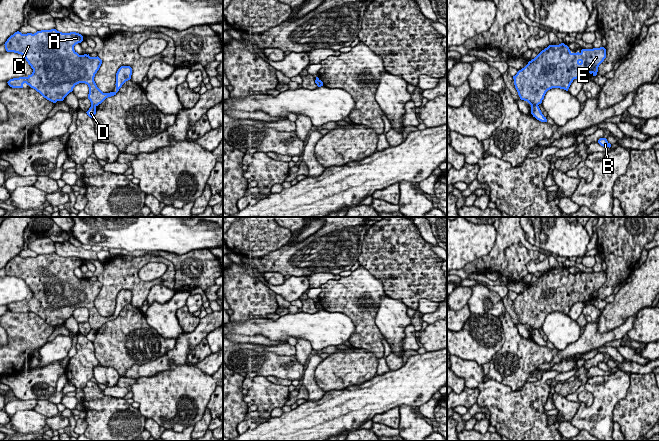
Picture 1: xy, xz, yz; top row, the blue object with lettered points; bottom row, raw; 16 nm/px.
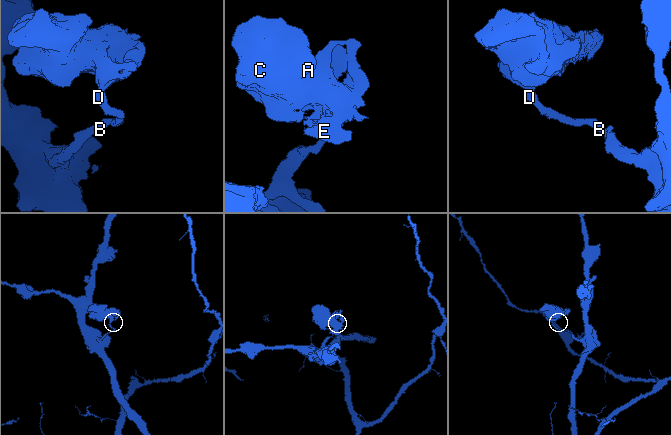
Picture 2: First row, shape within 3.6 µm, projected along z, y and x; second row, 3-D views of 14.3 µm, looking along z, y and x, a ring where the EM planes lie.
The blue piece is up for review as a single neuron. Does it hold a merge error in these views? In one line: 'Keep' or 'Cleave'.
Cleave

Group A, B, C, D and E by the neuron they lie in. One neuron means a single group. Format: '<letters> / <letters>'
A C E / B D

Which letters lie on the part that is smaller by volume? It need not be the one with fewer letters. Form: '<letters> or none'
A, C, E

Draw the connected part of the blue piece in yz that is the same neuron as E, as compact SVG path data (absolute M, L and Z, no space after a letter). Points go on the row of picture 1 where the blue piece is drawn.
M564 43L549 45L513 76L514 85L521 100L527 101L531 106L539 105L548 90L560 88L568 91L574 79L590 74L596 76L598 67L605 58L604 47L582 49L580 53L572 53Z

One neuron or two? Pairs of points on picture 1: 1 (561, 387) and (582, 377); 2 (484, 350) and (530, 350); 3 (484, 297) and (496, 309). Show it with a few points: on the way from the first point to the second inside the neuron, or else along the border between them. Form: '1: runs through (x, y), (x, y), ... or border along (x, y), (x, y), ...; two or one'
1: runs through (566, 387), (571, 387), (577, 382); one
2: border along (502, 327), (504, 342), (502, 347), (493, 355); two
3: runs through (487, 300), (493, 306); one

